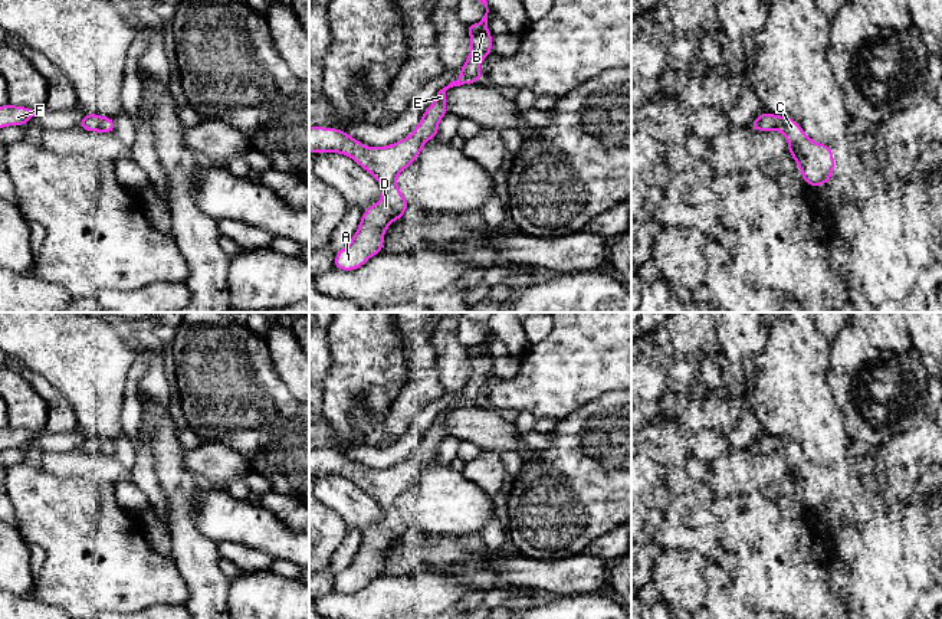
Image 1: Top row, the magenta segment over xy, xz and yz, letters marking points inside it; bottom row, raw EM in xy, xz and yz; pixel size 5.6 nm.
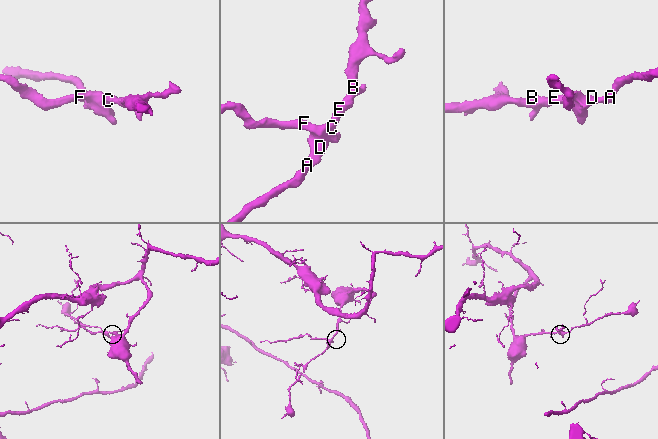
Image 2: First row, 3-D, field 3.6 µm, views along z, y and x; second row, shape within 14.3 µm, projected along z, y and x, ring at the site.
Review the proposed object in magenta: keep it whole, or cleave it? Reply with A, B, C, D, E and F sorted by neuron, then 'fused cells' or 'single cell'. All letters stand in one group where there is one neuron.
A B C D E F | single cell

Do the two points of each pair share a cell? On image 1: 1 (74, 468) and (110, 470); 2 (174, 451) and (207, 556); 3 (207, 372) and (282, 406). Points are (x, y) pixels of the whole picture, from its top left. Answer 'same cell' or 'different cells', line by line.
1: same cell
2: same cell
3: same cell

